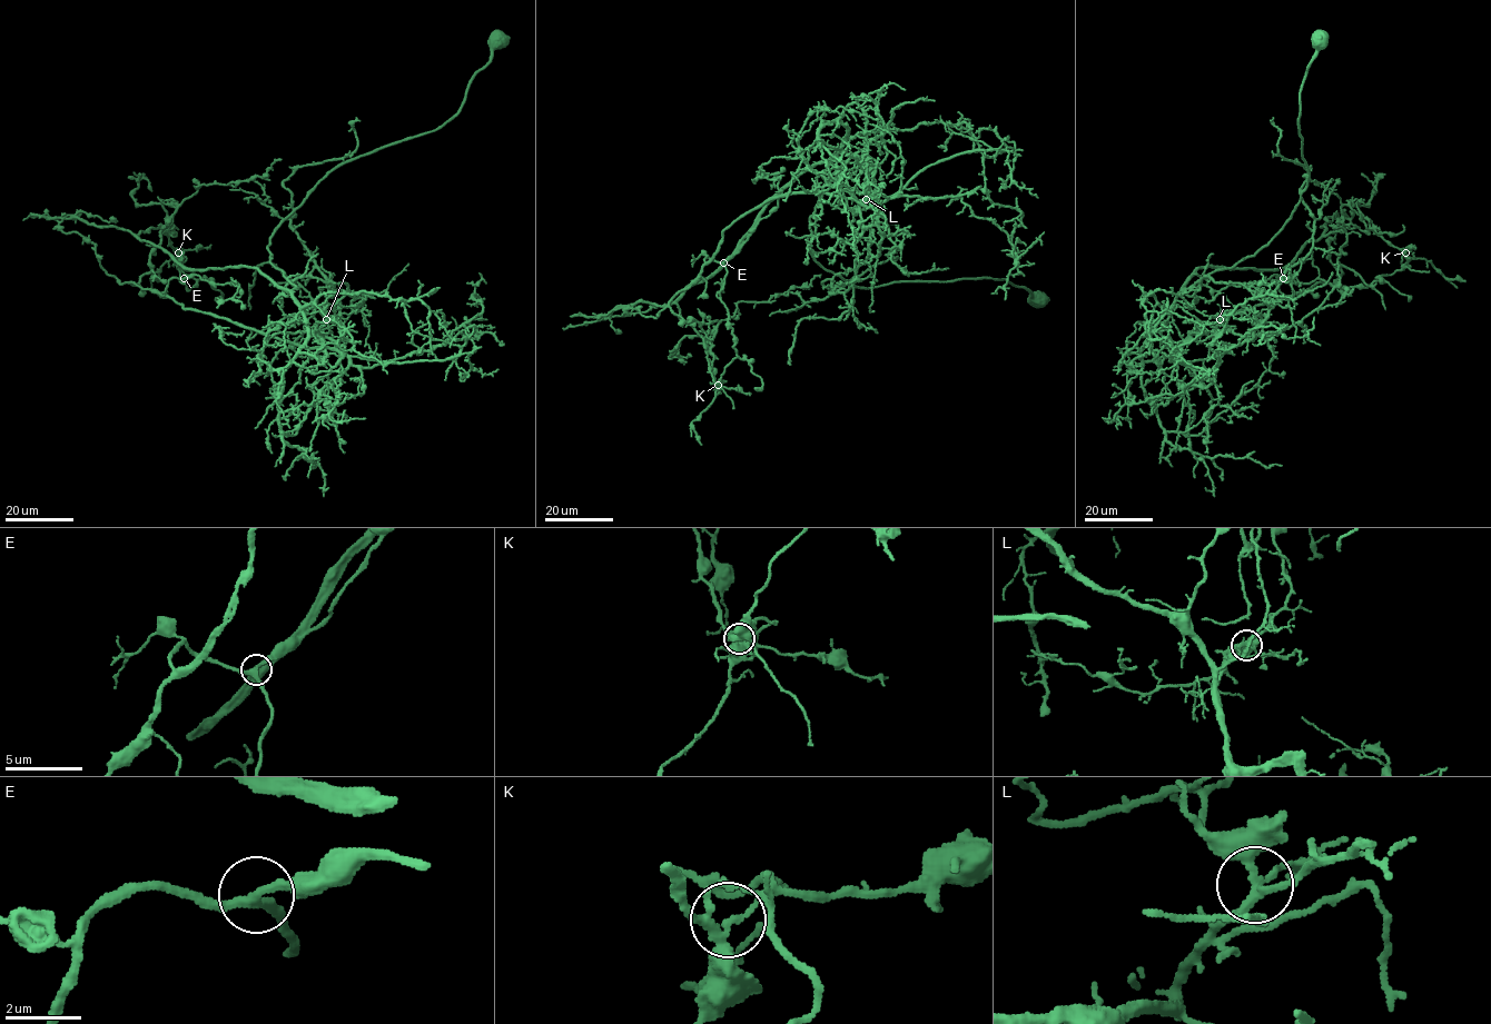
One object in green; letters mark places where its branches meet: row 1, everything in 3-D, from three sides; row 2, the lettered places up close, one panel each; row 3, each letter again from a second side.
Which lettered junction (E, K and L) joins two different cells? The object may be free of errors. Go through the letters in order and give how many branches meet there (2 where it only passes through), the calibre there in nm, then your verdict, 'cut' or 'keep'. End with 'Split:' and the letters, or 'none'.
E: branches 3; calibre 240 nm; keep
K: branches 4; calibre 200 nm; cut
L: branches 4; calibre 280 nm; keep
Split: K

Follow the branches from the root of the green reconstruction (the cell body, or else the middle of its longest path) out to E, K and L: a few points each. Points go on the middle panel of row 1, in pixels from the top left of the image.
E: (1036, 300), (827, 270), (809, 218), (842, 150), (872, 226), (779, 196), (723, 262)
K: (1036, 300), (1007, 279), (861, 288), (827, 270), (807, 242), (835, 170), (818, 161), (677, 301), (718, 385)
L: (1036, 300), (1007, 279), (861, 288), (827, 270), (809, 218), (842, 150), (865, 156), (866, 199)

